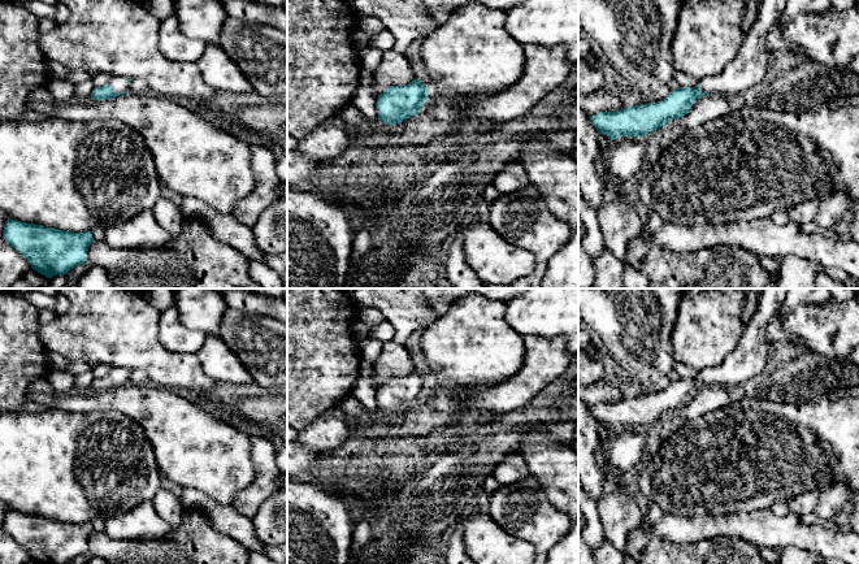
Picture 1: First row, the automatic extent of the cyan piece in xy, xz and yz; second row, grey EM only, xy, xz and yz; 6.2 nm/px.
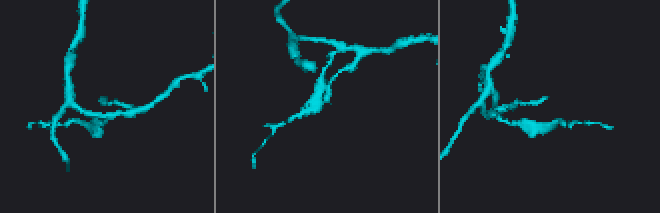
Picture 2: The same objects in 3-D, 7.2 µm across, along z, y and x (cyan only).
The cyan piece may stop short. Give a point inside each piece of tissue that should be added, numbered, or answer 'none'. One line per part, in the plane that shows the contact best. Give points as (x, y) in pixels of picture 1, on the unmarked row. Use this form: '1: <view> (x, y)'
1: xy (118, 374)

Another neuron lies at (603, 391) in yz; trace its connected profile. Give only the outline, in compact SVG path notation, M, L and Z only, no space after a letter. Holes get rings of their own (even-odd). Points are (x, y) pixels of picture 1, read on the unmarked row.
M603 378L593 385L578 389L578 398L589 407L599 403L616 403L624 399L621 389Z

